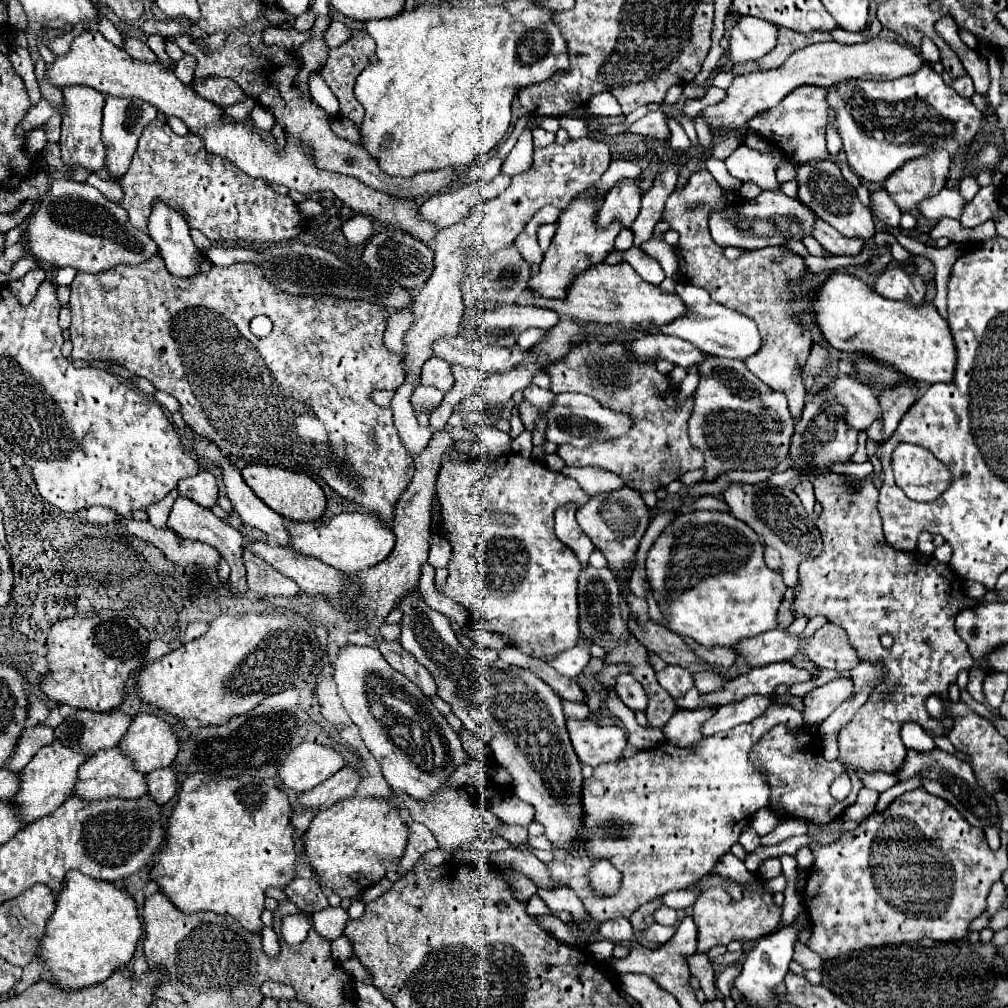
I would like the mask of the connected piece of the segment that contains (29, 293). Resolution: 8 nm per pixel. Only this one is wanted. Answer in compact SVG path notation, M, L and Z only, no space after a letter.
M35 267L31 269L23 279L21 279L21 305L27 305L35 293L37 293L37 287L39 283L45 281L45 271L41 267Z

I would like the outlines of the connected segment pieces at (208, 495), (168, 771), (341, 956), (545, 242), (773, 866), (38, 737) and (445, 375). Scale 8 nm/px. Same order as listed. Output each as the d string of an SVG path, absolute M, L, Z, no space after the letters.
M207 469L199 471L193 477L181 479L177 491L179 491L179 495L185 495L185 497L193 499L195 503L199 503L201 507L207 507L207 509L217 503L217 493L219 493L215 477Z
M169 765L169 767L163 767L163 769L155 769L153 773L147 775L147 785L149 785L149 795L157 803L169 801L177 791L175 767Z
M339 937L339 939L331 941L331 955L333 955L333 959L335 959L337 963L347 961L347 959L353 955L349 941L347 941L345 937Z
M543 225L543 227L539 229L539 247L541 247L541 251L547 251L547 249L549 249L551 241L553 241L555 229L557 229L555 225Z
M767 859L761 867L759 867L759 871L757 871L757 875L761 877L761 879L773 879L773 877L777 877L781 873L781 869L779 869L779 859Z
M39 723L39 725L33 725L33 727L27 727L17 743L17 751L13 753L13 757L9 759L9 769L13 771L21 771L29 761L31 757L45 745L53 743L55 735L53 735L53 727L45 725L45 723Z
M431 357L421 369L421 383L423 385L433 385L433 387L447 393L453 387L451 365L447 361L441 361L439 357Z

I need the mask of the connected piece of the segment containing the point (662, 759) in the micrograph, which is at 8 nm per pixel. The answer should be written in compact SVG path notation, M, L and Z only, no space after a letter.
M773 705L773 709L767 709L757 721L705 737L693 747L661 743L655 749L621 759L617 765L595 767L593 777L585 779L581 791L585 829L589 829L589 833L581 833L581 837L589 841L593 853L609 857L609 861L621 869L621 893L617 893L617 897L593 897L593 893L589 893L585 877L585 873L589 873L589 857L585 859L585 853L557 853L557 849L553 849L555 859L549 863L553 885L569 885L591 913L593 921L581 923L587 935L597 931L597 923L617 915L629 917L657 895L687 889L693 881L707 875L737 843L743 827L753 813L769 805L771 795L767 775L749 761L749 751L777 725L797 731L805 723L797 709Z

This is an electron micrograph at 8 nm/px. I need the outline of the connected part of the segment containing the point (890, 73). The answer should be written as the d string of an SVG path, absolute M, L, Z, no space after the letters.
M871 37L857 45L843 45L837 41L815 43L795 51L785 61L785 65L773 71L755 71L749 75L735 77L727 89L727 99L713 107L707 107L701 115L715 129L741 129L747 125L749 117L755 117L757 113L775 107L795 87L801 87L801 85L829 87L829 85L835 85L837 81L843 81L845 77L897 79L901 75L915 73L917 69L921 69L921 65L925 65L925 59L915 47L907 43L899 43L899 41L889 41L883 37Z

